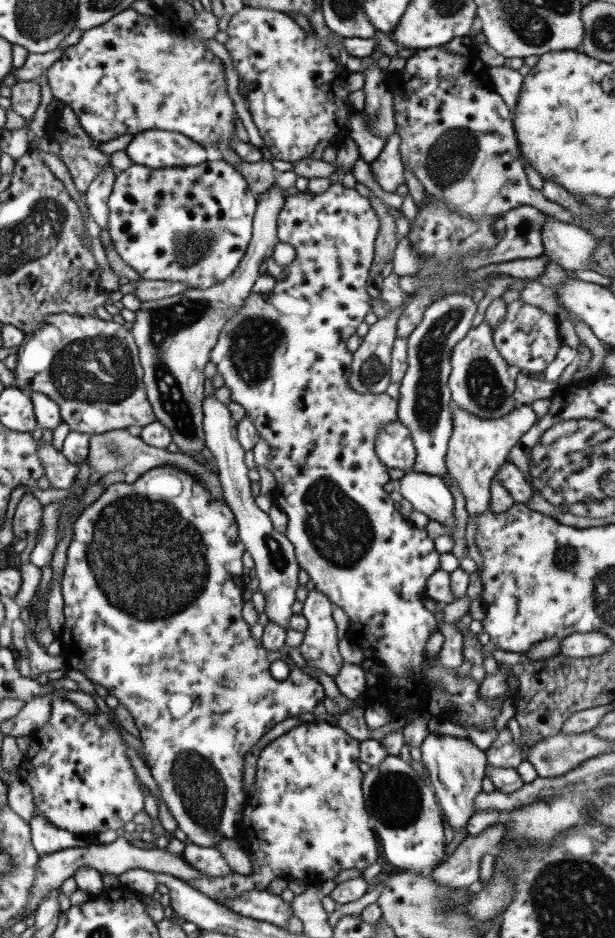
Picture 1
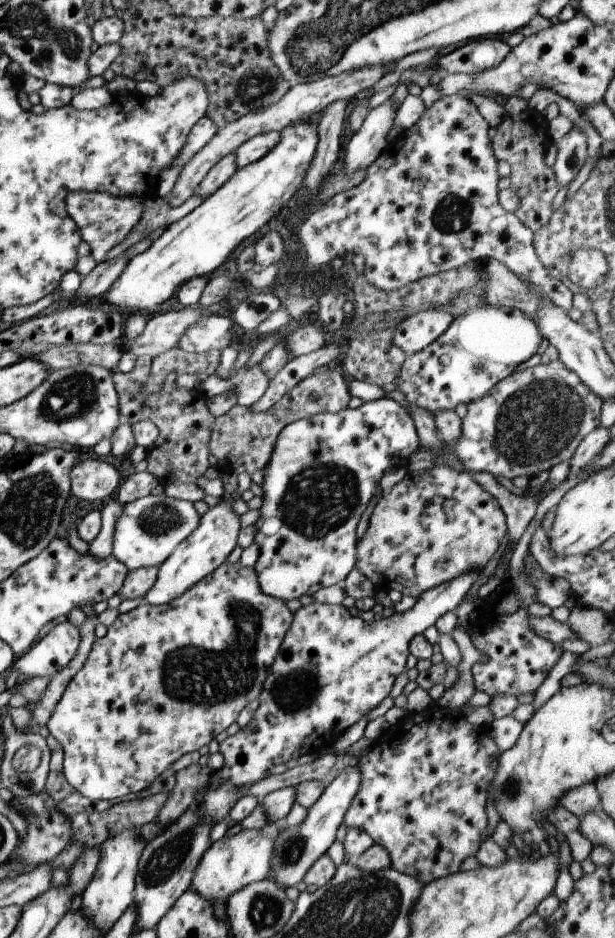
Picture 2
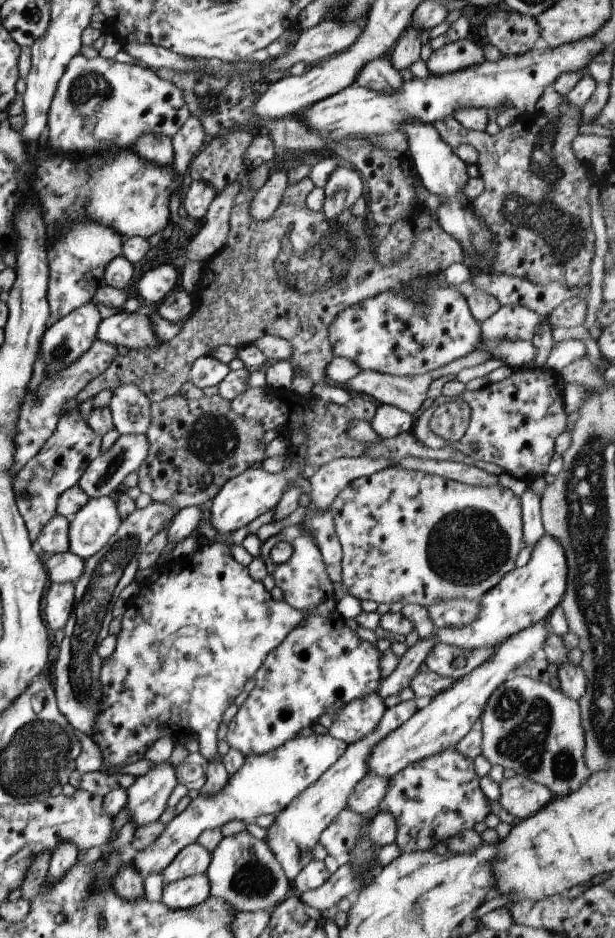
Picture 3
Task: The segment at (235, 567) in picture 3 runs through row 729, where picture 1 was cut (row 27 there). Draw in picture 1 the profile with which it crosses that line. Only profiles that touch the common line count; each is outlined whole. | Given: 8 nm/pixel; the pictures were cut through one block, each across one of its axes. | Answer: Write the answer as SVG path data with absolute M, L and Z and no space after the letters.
M131 8L116 14L113 18L110 18L108 23L100 27L85 31L80 38L78 44L74 44L69 48L63 50L62 57L54 62L53 66L47 71L48 84L51 88L53 96L60 100L63 104L68 104L72 108L76 117L79 119L81 128L90 135L90 138L98 140L99 143L110 142L110 140L116 140L120 136L125 134L136 135L137 133L157 129L184 133L184 136L188 136L202 144L204 148L218 148L220 144L224 144L228 150L232 150L232 140L237 136L237 133L242 131L242 124L239 120L236 108L234 108L234 102L232 98L228 96L228 84L226 83L226 75L224 73L223 62L212 53L212 50L208 48L208 41L212 40L216 33L219 32L218 18L214 16L213 12L206 12L205 9L202 12L196 12L196 18L192 22L182 24L180 20L169 23L163 20L162 14L159 11L159 18L152 18L152 16L144 16L140 12L136 12Z

